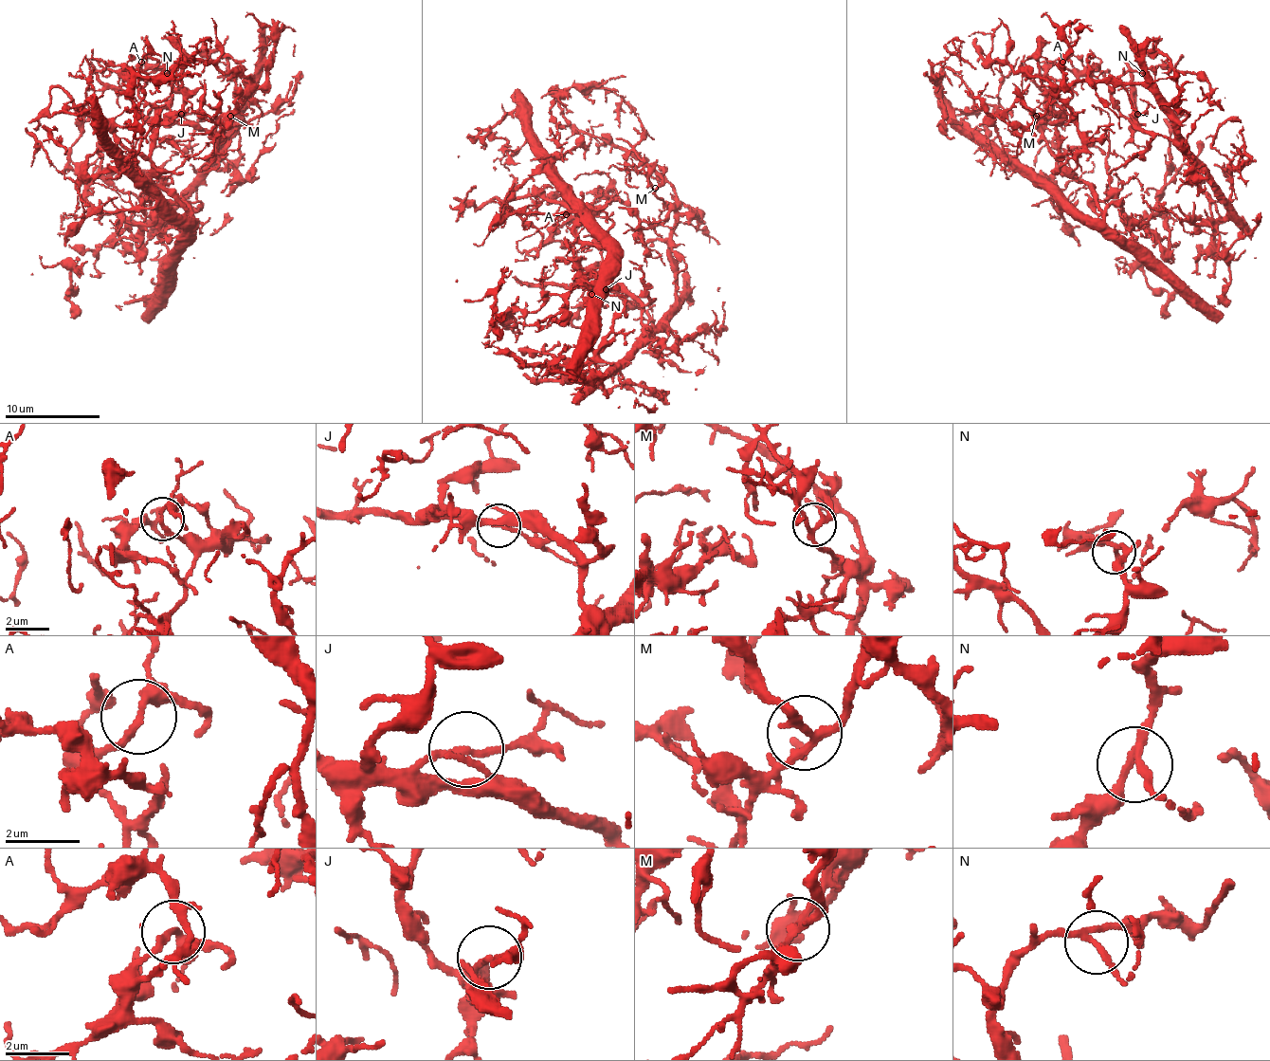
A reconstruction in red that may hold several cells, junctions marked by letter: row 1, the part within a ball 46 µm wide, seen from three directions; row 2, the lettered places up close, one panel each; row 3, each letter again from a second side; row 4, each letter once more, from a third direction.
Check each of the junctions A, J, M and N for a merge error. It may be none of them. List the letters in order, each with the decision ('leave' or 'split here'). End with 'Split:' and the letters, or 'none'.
A: leave
J: leave
M: leave
N: leave
Split: none

